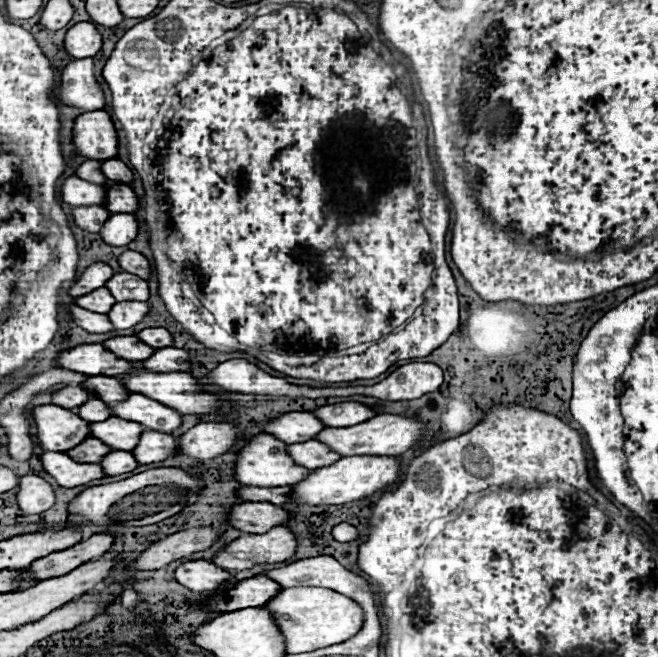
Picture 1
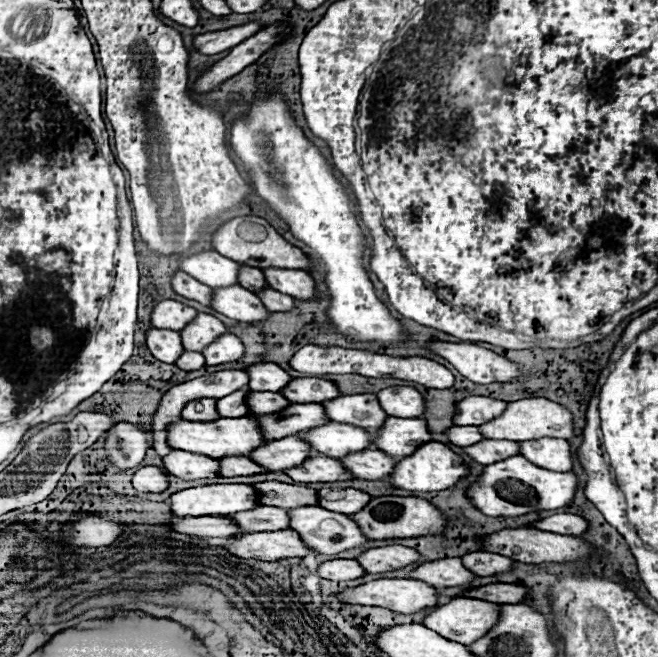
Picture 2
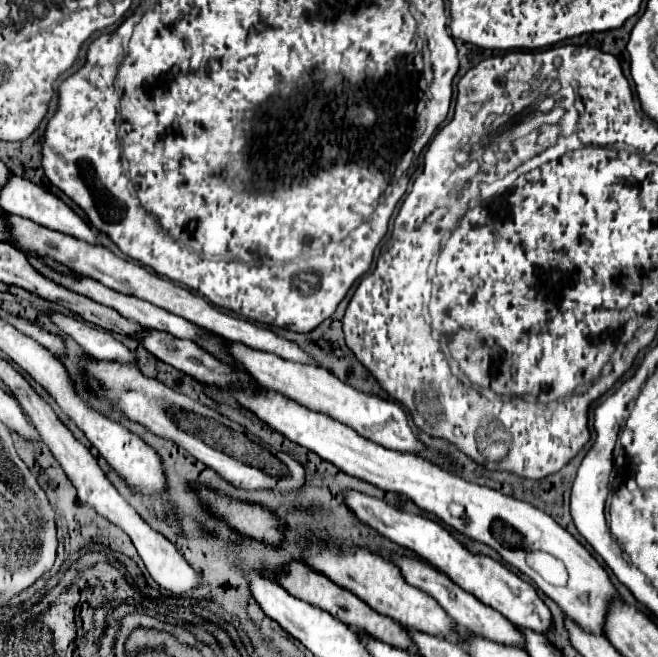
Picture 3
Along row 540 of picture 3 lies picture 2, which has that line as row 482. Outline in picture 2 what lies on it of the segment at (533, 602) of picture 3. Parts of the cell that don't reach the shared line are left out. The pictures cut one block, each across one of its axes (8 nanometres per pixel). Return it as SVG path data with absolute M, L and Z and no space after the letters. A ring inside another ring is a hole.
M426 442L426 446L418 448L416 454L412 454L408 458L402 458L396 464L396 470L390 476L390 480L396 488L402 488L402 490L440 492L440 490L446 490L446 488L452 488L454 484L458 484L464 476L468 476L468 472L470 472L470 466L458 454L454 454L448 444Z

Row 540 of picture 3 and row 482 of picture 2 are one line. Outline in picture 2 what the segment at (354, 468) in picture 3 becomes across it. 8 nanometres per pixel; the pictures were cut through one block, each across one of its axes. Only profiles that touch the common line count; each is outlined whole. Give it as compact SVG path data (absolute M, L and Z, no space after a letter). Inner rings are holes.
M522 456L506 458L484 468L480 482L468 490L468 498L486 516L524 516L528 512L556 510L572 502L578 478L574 472L552 472L526 462Z

